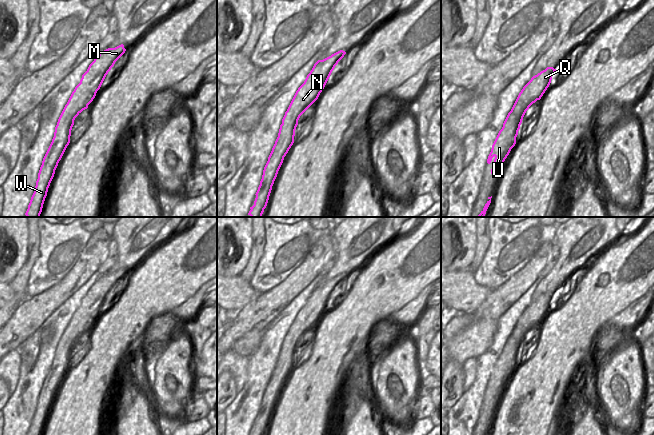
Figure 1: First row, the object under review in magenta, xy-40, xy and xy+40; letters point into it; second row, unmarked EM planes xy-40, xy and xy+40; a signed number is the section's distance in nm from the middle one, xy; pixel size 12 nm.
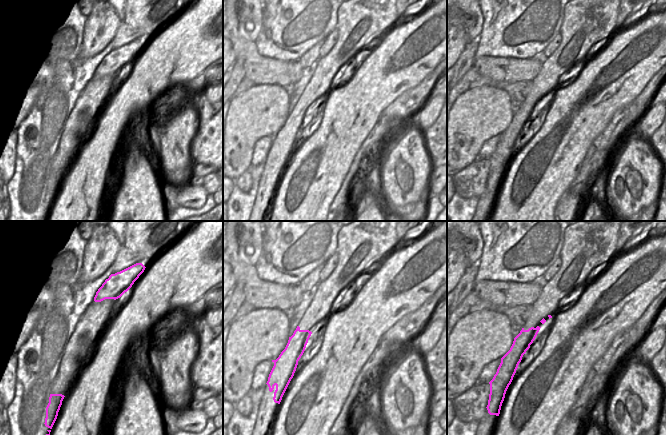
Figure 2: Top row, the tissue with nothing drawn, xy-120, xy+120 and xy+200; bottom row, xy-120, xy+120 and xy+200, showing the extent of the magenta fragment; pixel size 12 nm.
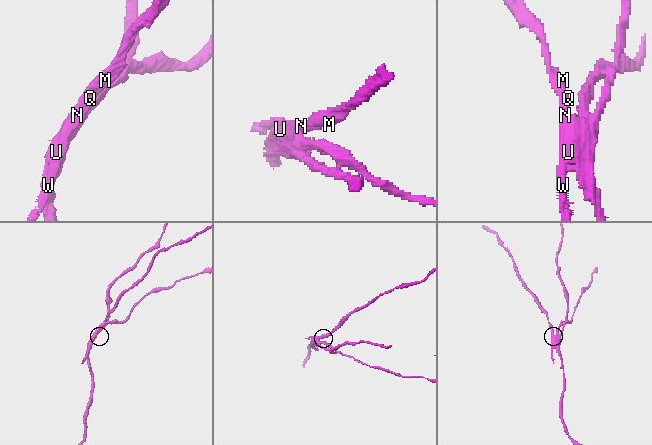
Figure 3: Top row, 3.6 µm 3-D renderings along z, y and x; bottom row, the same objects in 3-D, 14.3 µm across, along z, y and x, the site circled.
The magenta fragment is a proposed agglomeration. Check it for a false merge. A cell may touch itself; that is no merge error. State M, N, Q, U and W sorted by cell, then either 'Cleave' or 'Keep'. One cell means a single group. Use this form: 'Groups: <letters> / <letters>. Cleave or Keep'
Groups: M N Q W / U. Cleave

